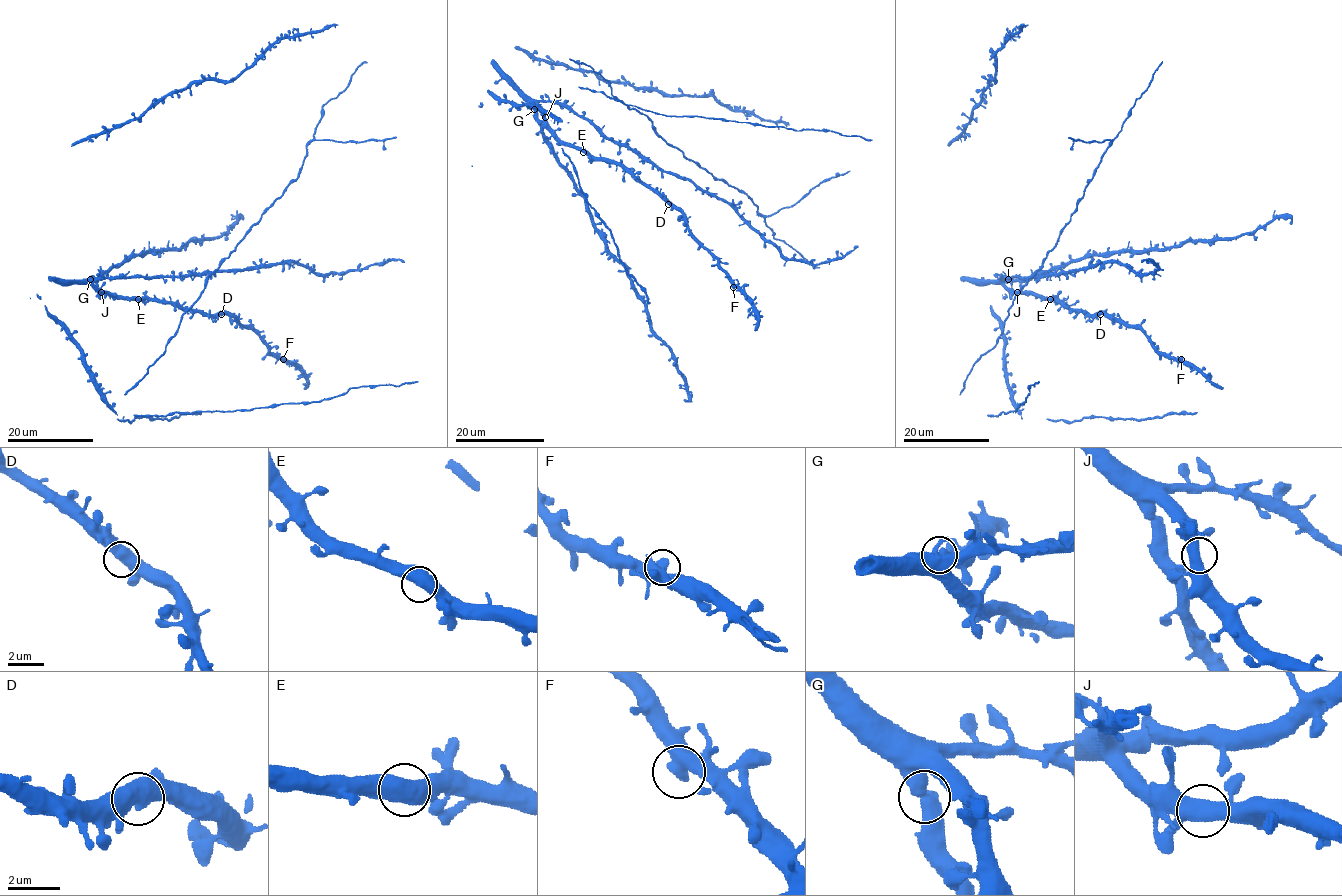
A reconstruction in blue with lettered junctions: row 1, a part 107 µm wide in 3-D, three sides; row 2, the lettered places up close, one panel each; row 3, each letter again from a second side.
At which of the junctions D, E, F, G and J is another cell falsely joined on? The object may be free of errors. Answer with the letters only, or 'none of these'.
none of these

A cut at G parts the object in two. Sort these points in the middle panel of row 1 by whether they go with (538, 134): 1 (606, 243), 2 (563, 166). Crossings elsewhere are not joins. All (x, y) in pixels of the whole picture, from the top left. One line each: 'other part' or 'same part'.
1: same part
2: same part

